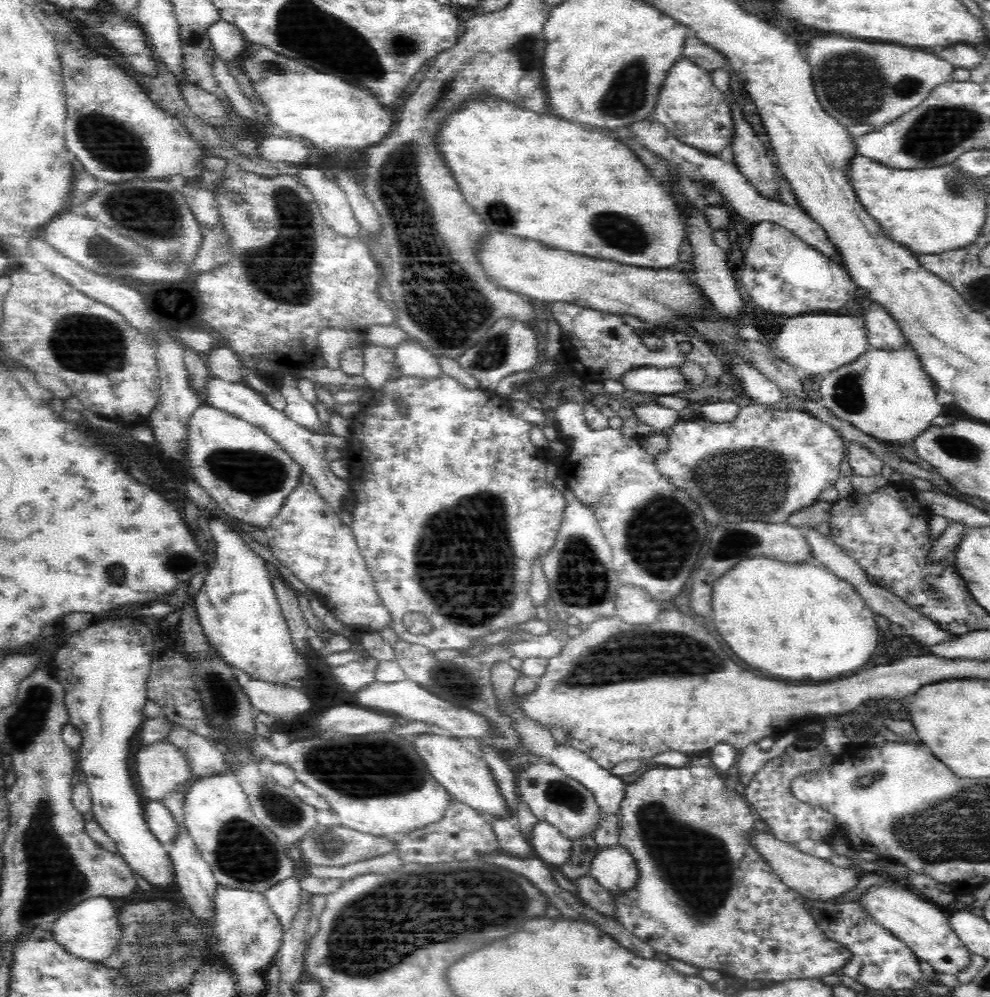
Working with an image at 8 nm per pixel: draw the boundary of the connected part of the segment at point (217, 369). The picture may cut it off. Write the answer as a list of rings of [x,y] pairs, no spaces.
[[[228,345],[210,350],[204,357],[207,368],[215,377],[221,380],[242,385],[243,363],[238,356],[228,348]]]

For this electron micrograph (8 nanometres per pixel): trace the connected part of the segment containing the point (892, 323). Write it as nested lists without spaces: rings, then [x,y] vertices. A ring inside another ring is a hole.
[[[871,302],[863,319],[867,325],[867,337],[873,349],[886,353],[898,353],[904,349],[906,346],[904,333],[892,316],[884,312],[884,309]]]

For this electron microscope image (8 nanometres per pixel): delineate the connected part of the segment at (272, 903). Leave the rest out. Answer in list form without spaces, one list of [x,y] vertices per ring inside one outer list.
[[[291,877],[272,884],[264,891],[270,909],[279,918],[284,931],[288,930],[292,918],[301,908],[301,890],[299,881]]]

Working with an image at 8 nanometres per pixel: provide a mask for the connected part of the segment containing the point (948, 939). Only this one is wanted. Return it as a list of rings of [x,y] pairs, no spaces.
[[[884,882],[869,887],[858,898],[858,903],[874,922],[905,942],[920,960],[929,962],[937,973],[958,977],[963,970],[971,968],[971,951],[950,926],[950,915],[938,905],[925,901],[914,890],[908,890],[904,884]]]

